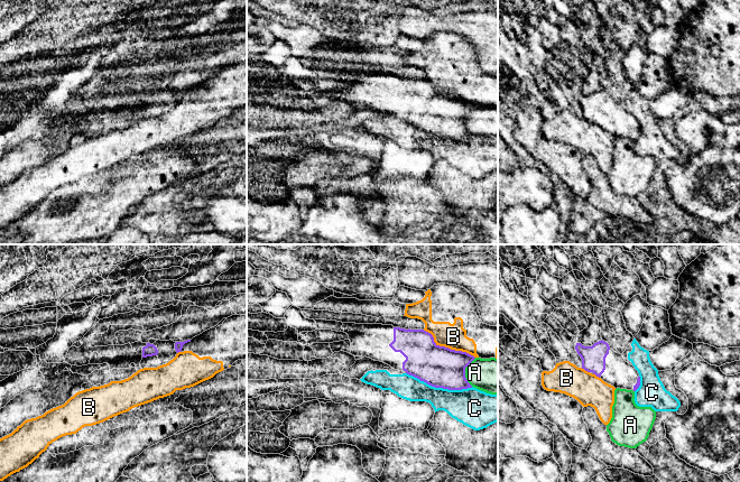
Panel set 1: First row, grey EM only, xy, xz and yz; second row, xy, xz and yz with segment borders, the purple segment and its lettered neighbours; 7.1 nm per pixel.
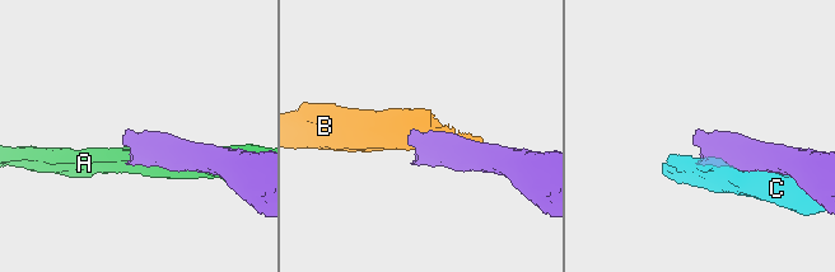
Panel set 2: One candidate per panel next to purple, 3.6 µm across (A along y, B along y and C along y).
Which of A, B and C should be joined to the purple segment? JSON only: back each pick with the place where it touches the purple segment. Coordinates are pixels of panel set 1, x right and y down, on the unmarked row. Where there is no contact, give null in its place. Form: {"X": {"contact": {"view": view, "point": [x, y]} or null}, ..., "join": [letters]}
{"join": []}

